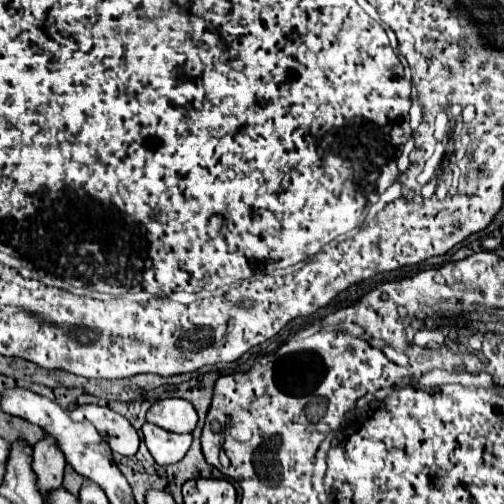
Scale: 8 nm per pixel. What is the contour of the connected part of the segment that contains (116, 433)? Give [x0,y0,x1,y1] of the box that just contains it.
[70,405,140,457]

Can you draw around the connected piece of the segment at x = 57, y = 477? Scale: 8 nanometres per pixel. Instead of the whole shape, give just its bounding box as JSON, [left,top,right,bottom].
[32,437,66,503]

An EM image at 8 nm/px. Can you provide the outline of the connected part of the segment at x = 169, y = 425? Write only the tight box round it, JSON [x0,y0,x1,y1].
[146,399,198,433]

